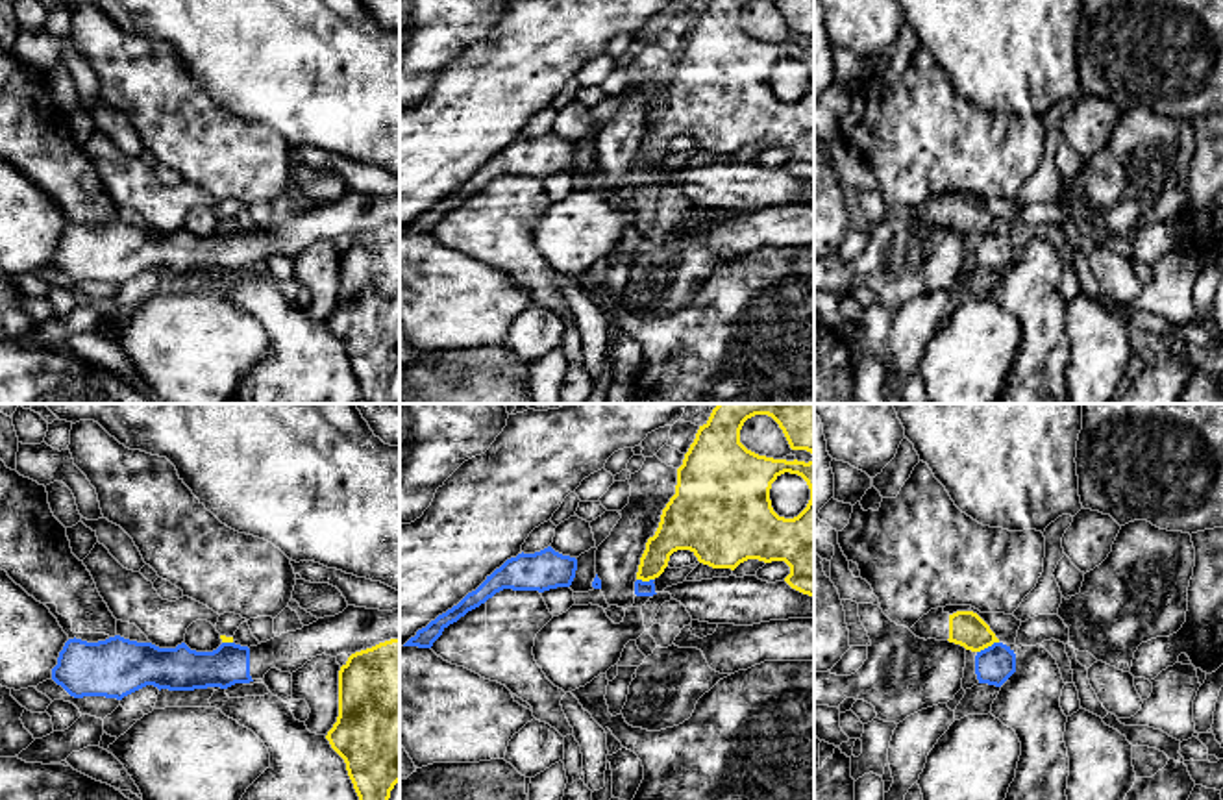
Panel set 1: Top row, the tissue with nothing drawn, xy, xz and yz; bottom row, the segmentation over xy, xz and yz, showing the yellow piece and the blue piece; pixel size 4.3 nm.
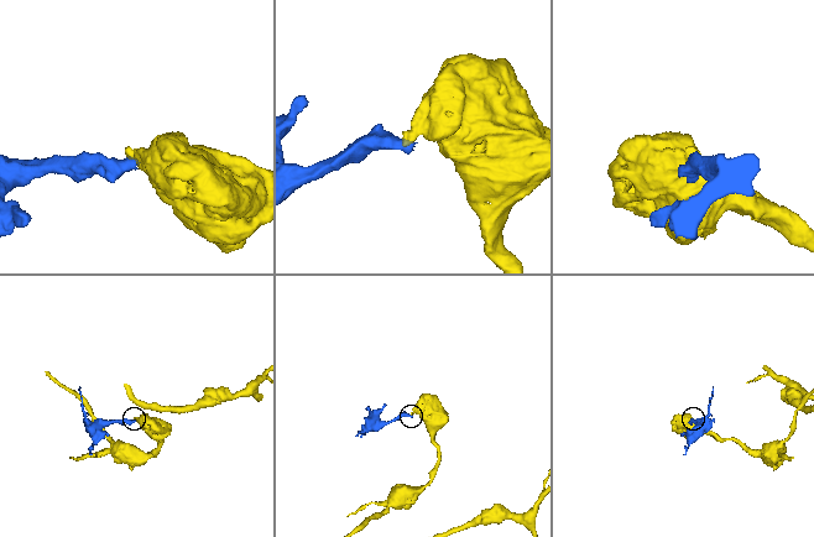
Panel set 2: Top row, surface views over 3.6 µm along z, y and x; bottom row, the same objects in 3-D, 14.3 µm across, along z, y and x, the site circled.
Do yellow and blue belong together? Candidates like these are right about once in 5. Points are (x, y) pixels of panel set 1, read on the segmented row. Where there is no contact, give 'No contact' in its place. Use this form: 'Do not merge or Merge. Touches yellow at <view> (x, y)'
Do not merge. Touches yellow at yz (987, 647)

